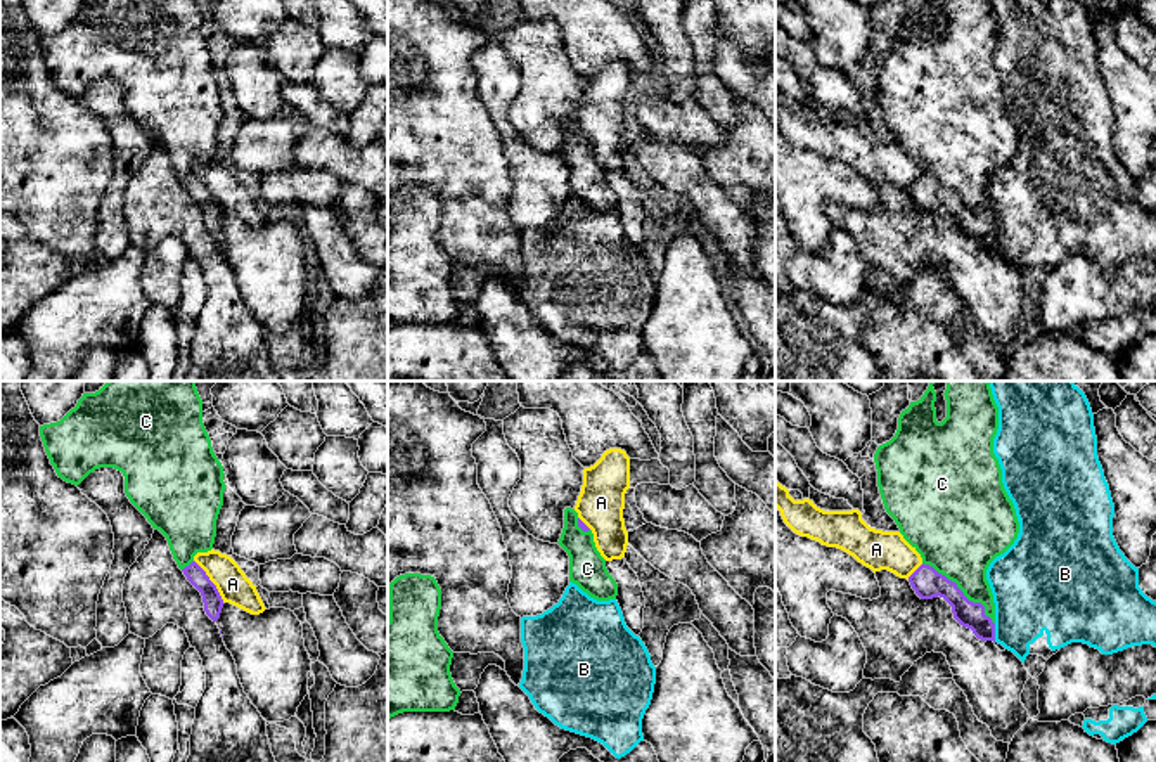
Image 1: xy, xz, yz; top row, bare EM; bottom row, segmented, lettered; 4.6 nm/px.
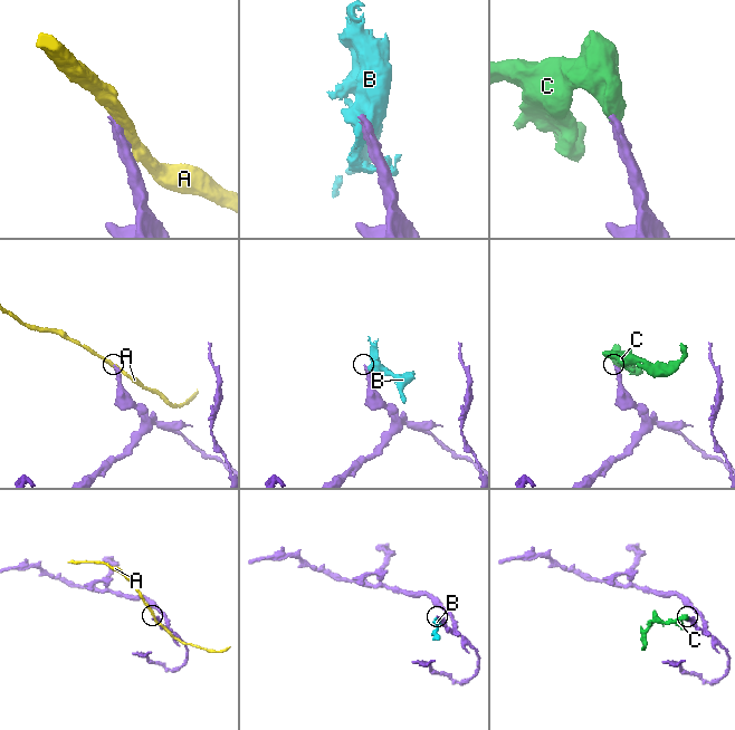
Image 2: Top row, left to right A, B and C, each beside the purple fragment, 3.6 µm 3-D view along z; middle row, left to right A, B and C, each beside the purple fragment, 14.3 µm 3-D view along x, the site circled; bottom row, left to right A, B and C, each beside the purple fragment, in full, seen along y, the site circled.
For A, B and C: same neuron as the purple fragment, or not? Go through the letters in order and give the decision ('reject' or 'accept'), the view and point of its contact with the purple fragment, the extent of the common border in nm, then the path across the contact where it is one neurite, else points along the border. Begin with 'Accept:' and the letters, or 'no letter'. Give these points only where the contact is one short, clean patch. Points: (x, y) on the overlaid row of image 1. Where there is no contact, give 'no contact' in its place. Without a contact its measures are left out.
Accept: C
A: reject | xy (211, 582) | 240 nm
B: reject | yz (994, 632) | 90 nm | along yz (994, 624), (995, 641)
C: accept | yz (961, 591) | 440 nm

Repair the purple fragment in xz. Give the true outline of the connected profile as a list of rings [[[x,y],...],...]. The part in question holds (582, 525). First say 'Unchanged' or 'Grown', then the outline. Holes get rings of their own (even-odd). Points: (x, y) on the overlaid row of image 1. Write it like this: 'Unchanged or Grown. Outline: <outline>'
Grown. Outline: [[[571,507],[564,509],[564,528],[557,544],[569,556],[569,582],[597,601],[616,599],[618,584],[595,547],[594,533]]]

